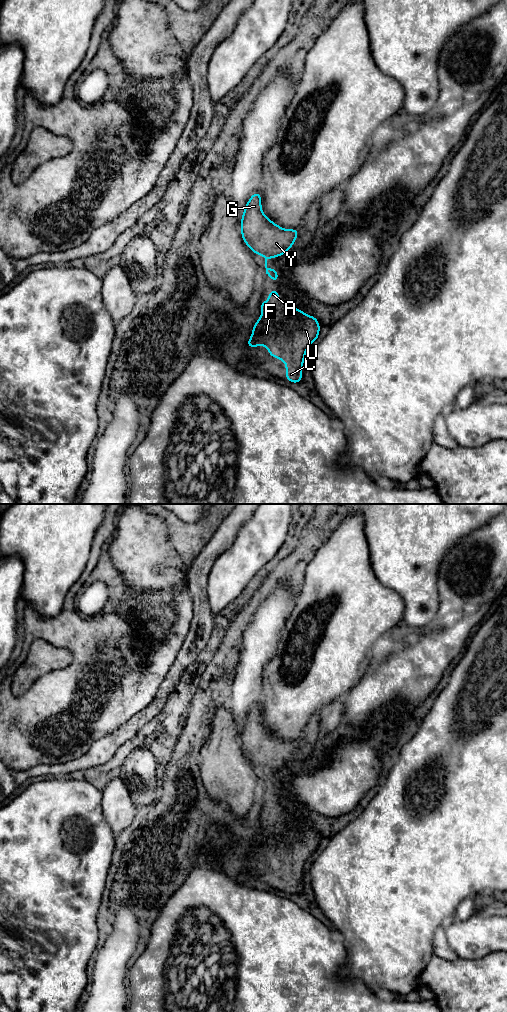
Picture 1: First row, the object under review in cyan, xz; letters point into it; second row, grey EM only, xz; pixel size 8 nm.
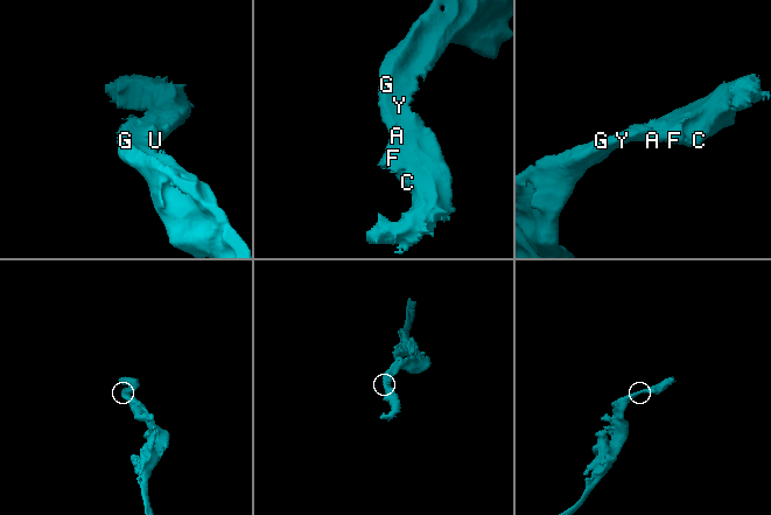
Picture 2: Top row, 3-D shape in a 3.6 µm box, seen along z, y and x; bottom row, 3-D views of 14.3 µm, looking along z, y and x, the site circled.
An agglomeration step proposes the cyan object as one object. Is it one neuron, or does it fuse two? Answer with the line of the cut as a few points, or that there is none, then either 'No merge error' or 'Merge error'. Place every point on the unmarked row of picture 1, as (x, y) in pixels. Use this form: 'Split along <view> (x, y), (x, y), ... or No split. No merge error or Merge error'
No split. No merge error

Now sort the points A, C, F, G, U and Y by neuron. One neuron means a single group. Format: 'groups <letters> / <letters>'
groups A C F G U Y

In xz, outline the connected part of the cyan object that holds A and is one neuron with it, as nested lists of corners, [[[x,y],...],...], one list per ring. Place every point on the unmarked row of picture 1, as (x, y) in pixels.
[[[277,801],[271,802],[268,810],[269,813],[260,814],[261,830],[254,836],[246,858],[266,858],[272,869],[286,875],[286,891],[300,895],[307,860],[318,852],[320,836],[297,819],[287,820],[278,810]]]

